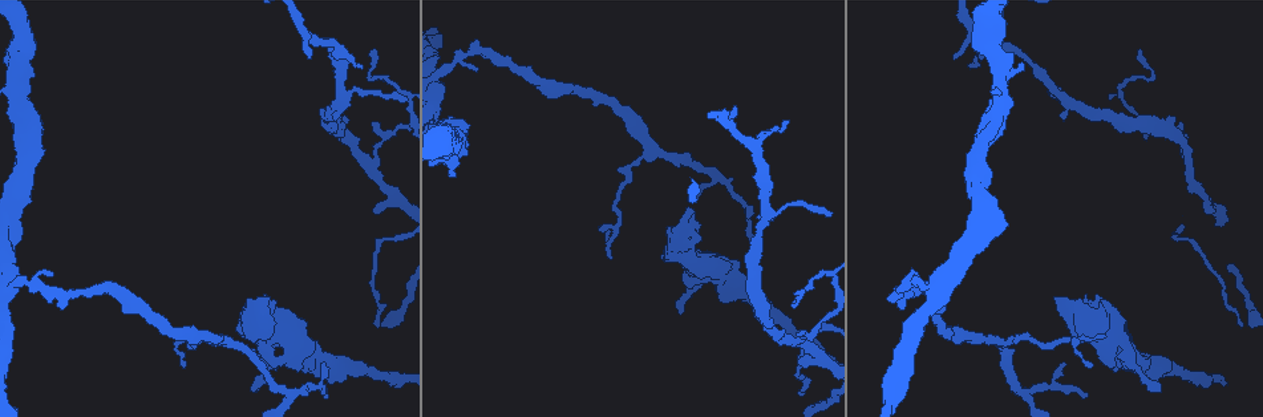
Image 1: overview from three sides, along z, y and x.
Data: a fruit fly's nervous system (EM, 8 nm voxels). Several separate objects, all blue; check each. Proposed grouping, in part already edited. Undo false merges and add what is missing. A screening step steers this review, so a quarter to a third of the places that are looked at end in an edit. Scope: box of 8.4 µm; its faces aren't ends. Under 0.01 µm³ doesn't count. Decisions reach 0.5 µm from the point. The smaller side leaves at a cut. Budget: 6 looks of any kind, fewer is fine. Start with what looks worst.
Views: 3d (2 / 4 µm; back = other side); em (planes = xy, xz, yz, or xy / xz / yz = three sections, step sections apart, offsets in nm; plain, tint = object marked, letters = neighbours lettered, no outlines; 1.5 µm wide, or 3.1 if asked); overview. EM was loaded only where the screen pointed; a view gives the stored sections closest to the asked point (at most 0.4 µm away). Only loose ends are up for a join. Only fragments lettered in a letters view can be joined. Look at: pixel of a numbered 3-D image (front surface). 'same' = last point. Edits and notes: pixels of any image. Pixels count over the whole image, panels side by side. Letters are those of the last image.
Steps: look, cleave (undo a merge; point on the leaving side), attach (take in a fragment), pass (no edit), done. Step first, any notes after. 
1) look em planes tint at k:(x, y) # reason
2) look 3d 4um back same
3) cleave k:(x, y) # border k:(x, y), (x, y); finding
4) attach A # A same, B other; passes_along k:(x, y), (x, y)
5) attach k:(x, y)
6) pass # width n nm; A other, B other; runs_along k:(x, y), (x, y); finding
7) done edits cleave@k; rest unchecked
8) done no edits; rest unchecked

look 3d 2um at 1:(1158, 386) # branch stops here

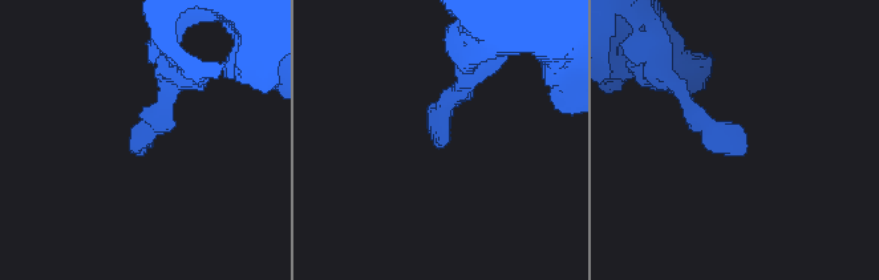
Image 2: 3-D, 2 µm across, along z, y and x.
look em xz step 4 letters at 2:(442, 141) # now the EM

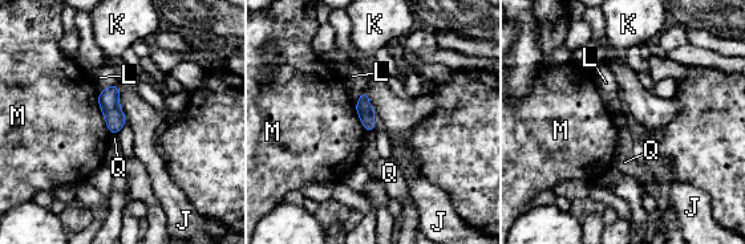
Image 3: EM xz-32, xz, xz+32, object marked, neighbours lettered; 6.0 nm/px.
look em planes letters same # cut it another way

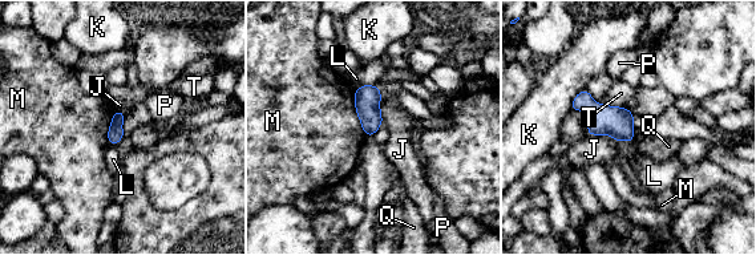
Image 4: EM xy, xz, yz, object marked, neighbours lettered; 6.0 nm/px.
pass # J other, K other, L other, M other, P other, Q other, T other; border 4:(355, 89), (355, 112), (368, 138); none of them fits

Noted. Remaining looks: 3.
look 3d 4um at 1:(291, 393) # abrupt turn

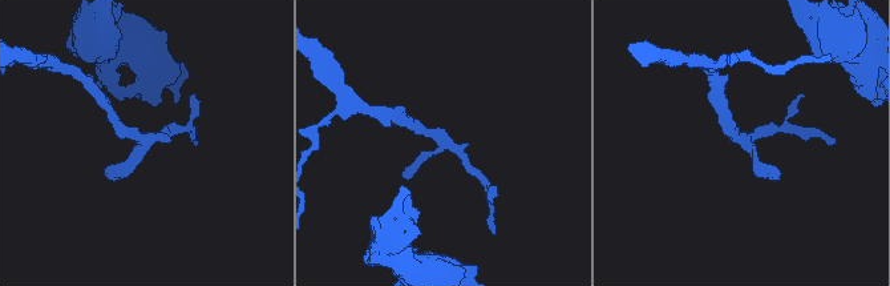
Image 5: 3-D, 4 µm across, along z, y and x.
look em xz step 4 plain at 5:(447, 143)

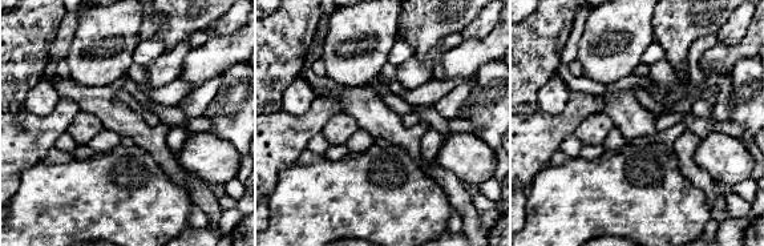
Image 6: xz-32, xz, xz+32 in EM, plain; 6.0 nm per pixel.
look em xz step 4 letters same # what lies round it

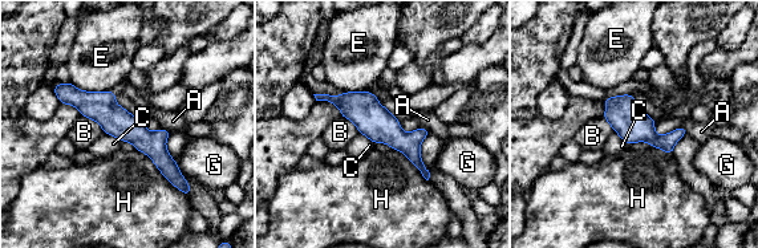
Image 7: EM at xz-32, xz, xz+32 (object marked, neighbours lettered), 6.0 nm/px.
pass # width 190 nm; A other, B other, C other, E other, G other, H other; runs_along 7:(59, 90), (132, 129), (182, 183); all the same neuron

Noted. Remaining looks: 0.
done no edits; rest unchecked

